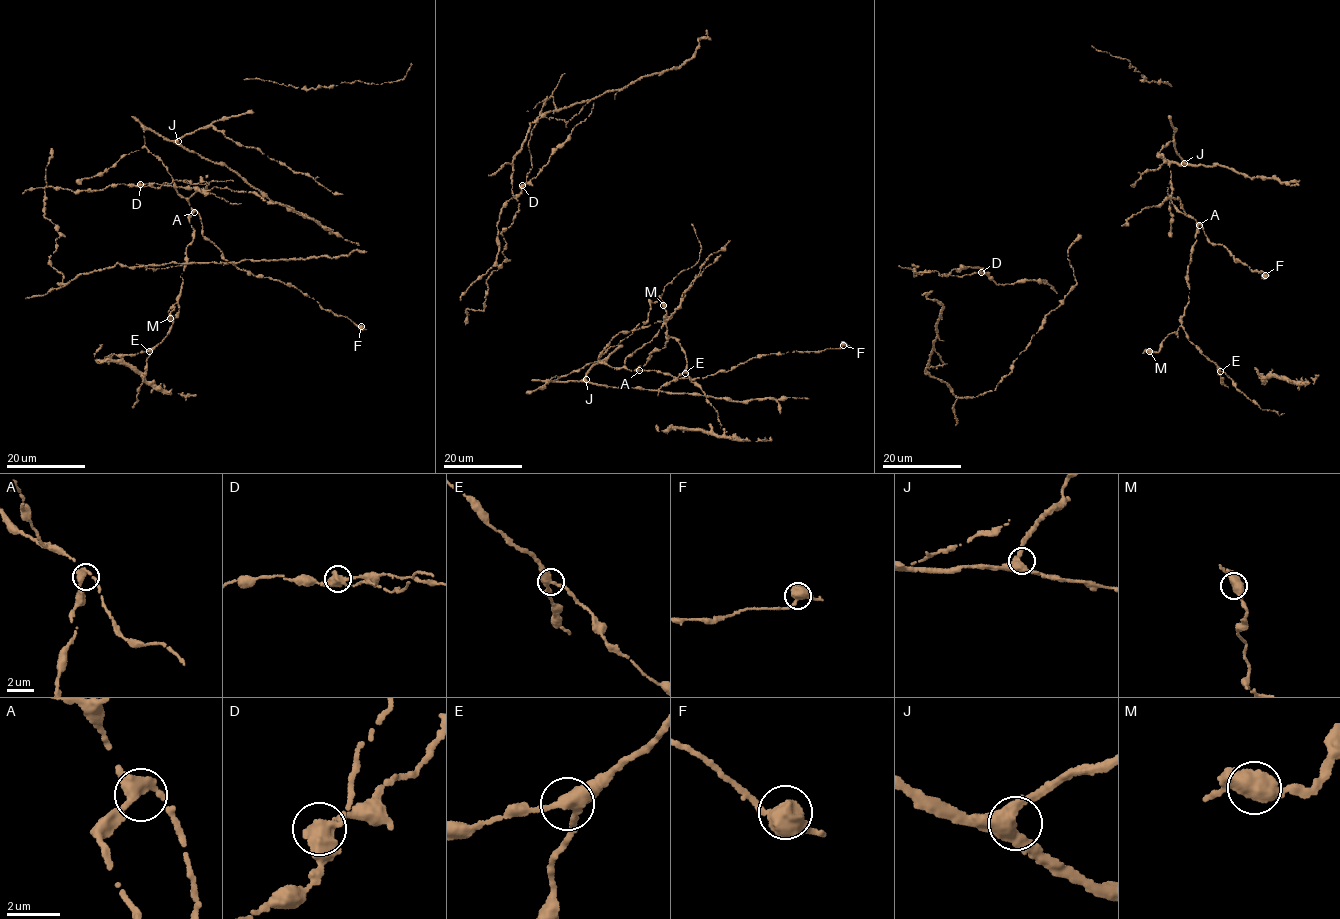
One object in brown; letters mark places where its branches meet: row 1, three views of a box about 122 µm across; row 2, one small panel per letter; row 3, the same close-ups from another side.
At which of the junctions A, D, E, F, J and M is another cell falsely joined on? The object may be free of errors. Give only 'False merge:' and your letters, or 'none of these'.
False merge: D

